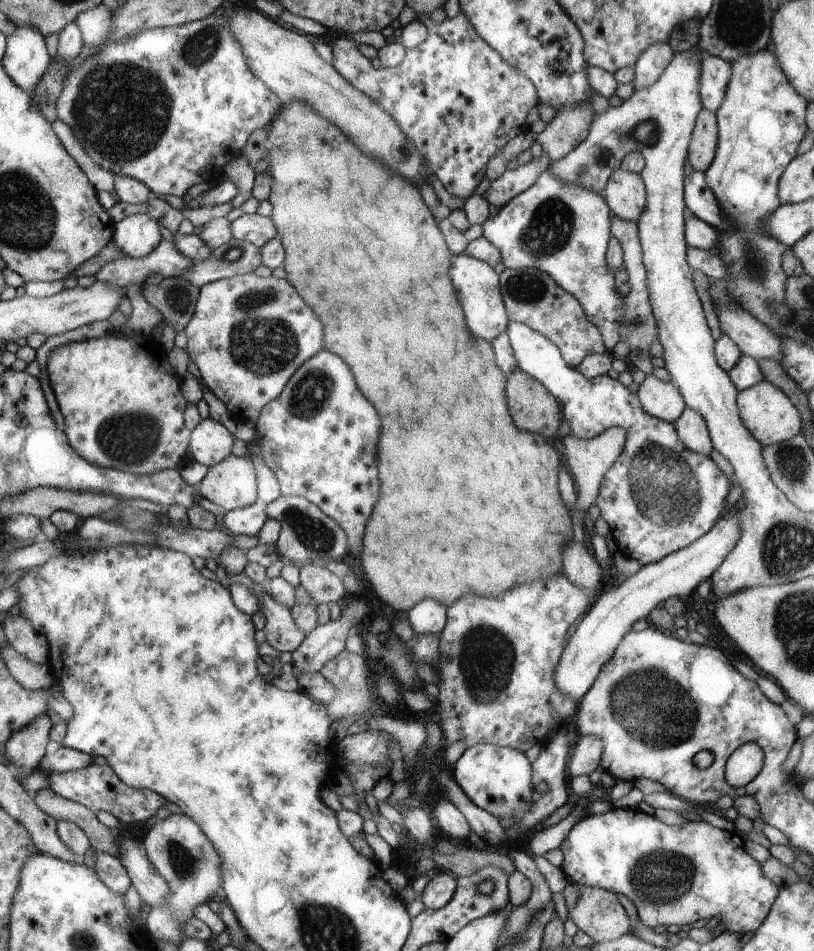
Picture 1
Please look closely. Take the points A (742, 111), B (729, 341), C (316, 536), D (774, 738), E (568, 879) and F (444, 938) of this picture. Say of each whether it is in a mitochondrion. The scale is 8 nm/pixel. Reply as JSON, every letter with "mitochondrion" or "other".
{"A":"other","B":"other","C":"mitochondrion","D":"other","E":"other","F":"other"}

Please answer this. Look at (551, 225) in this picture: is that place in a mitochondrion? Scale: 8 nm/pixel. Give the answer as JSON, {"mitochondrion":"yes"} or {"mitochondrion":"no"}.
{"mitochondrion":"yes"}

